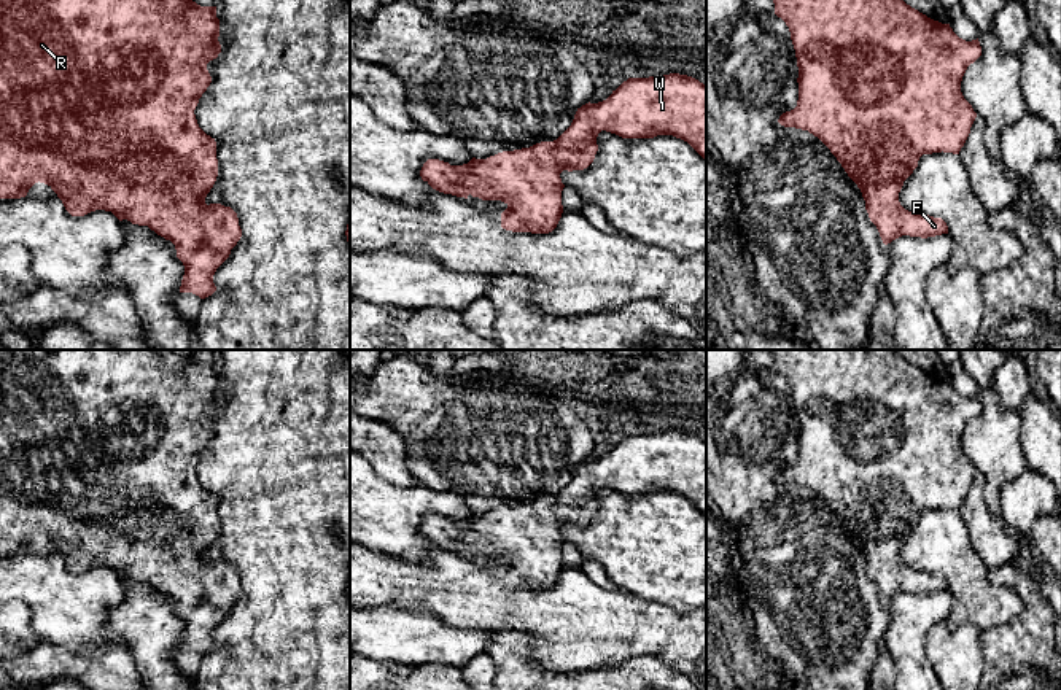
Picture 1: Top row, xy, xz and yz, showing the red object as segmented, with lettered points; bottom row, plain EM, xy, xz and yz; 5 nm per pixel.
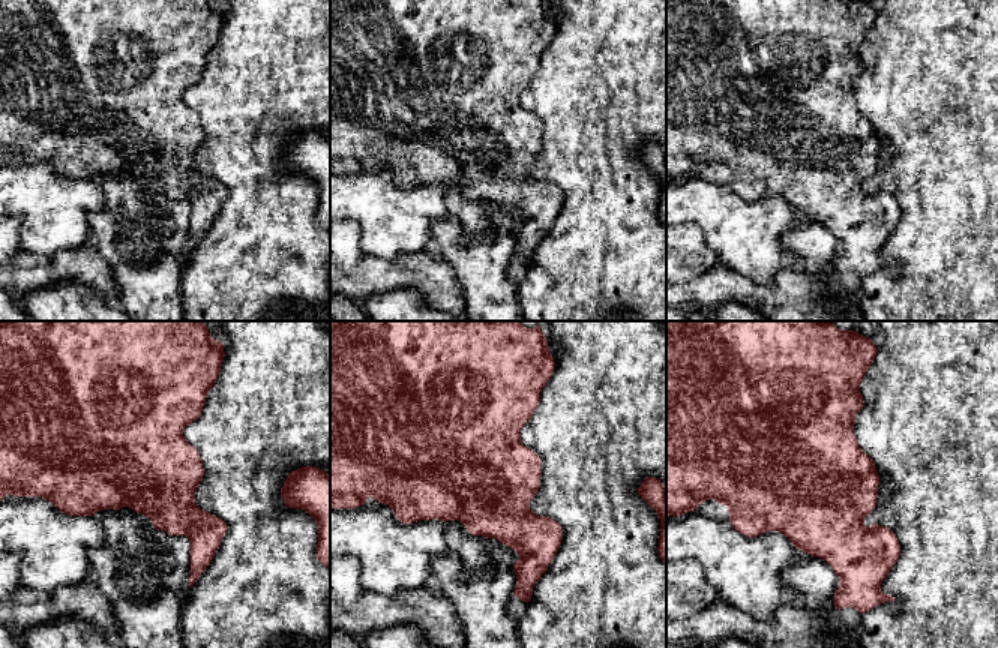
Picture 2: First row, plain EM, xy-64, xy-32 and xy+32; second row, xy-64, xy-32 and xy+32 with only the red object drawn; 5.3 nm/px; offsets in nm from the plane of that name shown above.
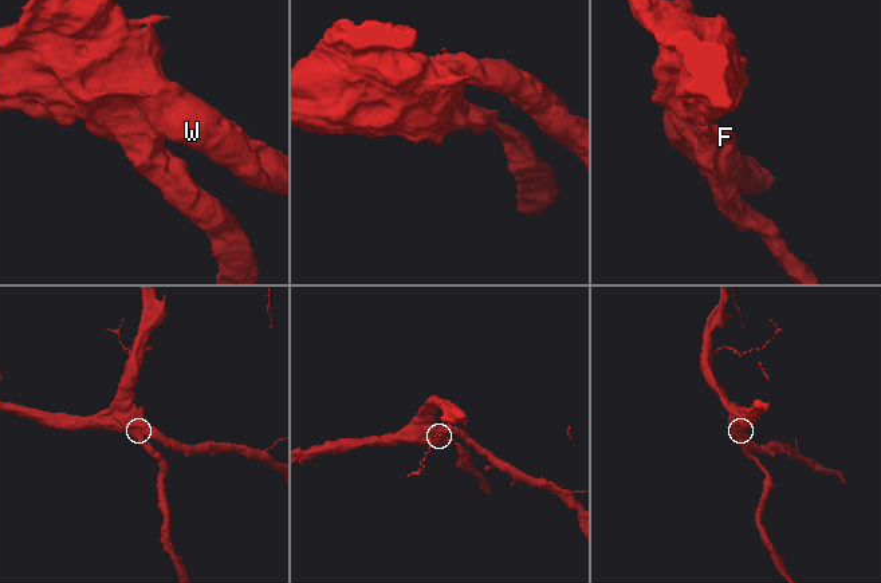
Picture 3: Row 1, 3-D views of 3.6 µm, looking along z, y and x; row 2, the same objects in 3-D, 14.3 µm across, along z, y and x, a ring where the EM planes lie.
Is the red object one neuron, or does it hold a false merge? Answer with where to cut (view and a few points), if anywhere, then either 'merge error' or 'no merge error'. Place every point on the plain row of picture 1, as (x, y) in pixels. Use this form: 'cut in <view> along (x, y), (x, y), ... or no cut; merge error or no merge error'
no cut; no merge error

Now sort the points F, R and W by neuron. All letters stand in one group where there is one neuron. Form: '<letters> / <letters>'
F R W

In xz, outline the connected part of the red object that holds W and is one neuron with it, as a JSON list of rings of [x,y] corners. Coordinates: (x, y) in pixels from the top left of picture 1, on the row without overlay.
[[[670,429],[663,432],[628,434],[598,459],[577,464],[571,482],[554,498],[541,498],[530,504],[503,507],[487,515],[472,514],[468,520],[450,521],[428,515],[420,533],[433,545],[482,556],[501,556],[507,564],[501,569],[501,583],[512,588],[549,590],[563,569],[560,529],[587,525],[598,507],[597,493],[601,486],[622,494],[654,494],[673,491],[687,498],[706,517],[706,442],[698,436]]]

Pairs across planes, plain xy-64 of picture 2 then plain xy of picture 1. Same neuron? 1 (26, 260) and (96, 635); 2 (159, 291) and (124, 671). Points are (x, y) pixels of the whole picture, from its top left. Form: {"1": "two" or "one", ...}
{"1": "two", "2": "two"}

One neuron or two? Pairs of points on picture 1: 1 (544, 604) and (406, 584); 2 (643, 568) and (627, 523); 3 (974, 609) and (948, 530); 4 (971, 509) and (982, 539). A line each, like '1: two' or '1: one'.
1: one
2: one
3: one
4: one

